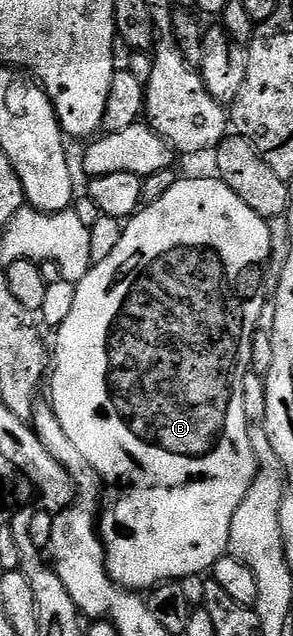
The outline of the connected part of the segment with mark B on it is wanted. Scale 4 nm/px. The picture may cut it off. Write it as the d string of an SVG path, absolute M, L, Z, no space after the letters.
M183 177L154 203L143 205L138 213L123 225L120 244L116 244L115 250L112 251L112 256L107 256L104 260L93 263L88 273L84 276L84 280L76 283L76 301L72 304L72 312L68 312L68 320L64 320L64 324L56 327L58 339L55 340L54 346L52 342L52 373L48 378L48 386L50 382L48 401L54 407L56 416L60 420L60 428L64 428L64 433L68 436L68 440L76 446L80 456L84 456L84 460L88 460L88 464L94 470L95 475L99 479L103 478L110 485L110 494L114 499L111 500L110 507L106 511L103 509L100 514L101 542L105 546L106 568L111 580L130 591L146 592L155 586L162 585L164 582L181 580L193 574L205 575L216 564L216 560L224 557L230 546L232 520L238 509L242 507L242 501L251 493L250 481L254 478L254 446L250 443L252 426L251 423L246 421L244 416L244 384L248 381L248 375L251 373L249 350L252 348L253 334L260 328L261 322L258 321L262 318L261 294L264 292L263 282L269 261L270 242L267 219L260 217L256 212L252 212L252 208L248 208L248 204L244 204L244 200L240 200L240 196L236 196L236 192L232 192L232 188L228 188L217 177L186 179Z

